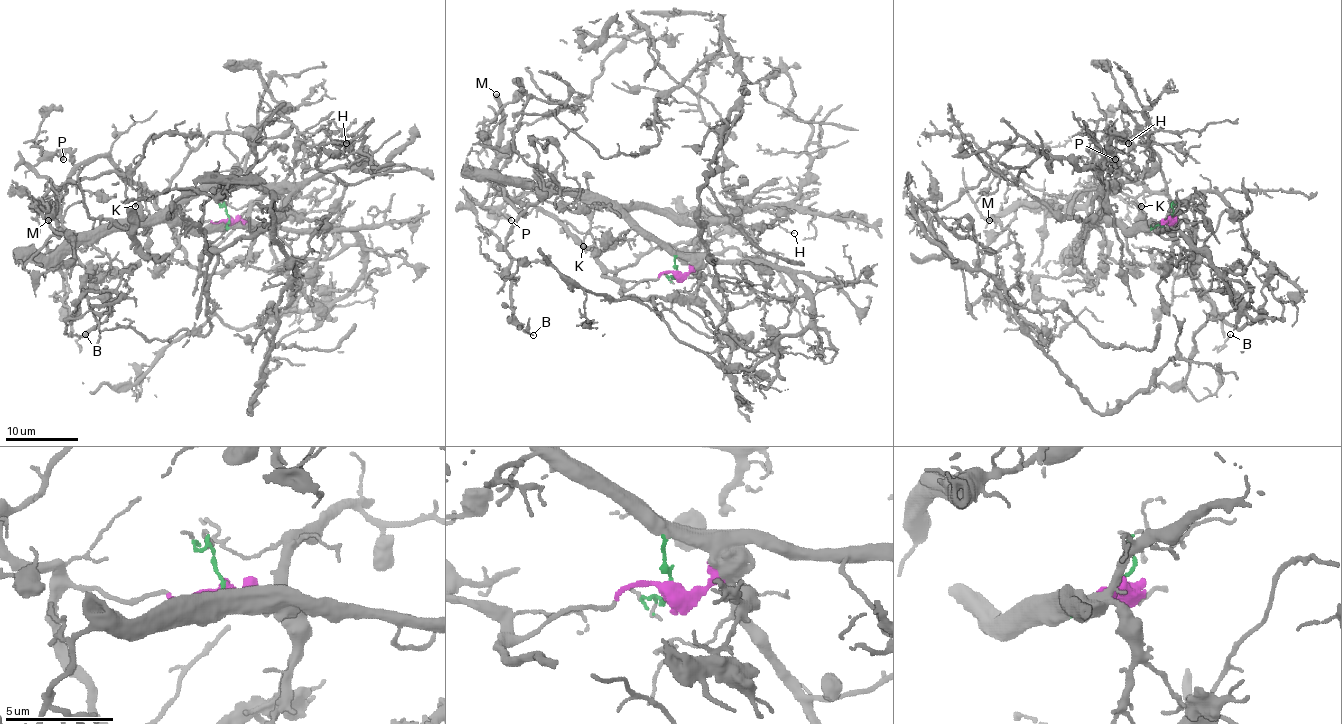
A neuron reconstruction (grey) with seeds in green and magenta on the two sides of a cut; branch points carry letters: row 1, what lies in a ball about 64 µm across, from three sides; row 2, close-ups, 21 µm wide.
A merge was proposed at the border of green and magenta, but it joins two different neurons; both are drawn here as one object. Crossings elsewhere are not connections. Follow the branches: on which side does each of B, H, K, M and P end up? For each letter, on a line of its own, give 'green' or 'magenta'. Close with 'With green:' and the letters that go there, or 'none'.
B: magenta
H: green
K: magenta
M: magenta
P: magenta
With green: H

